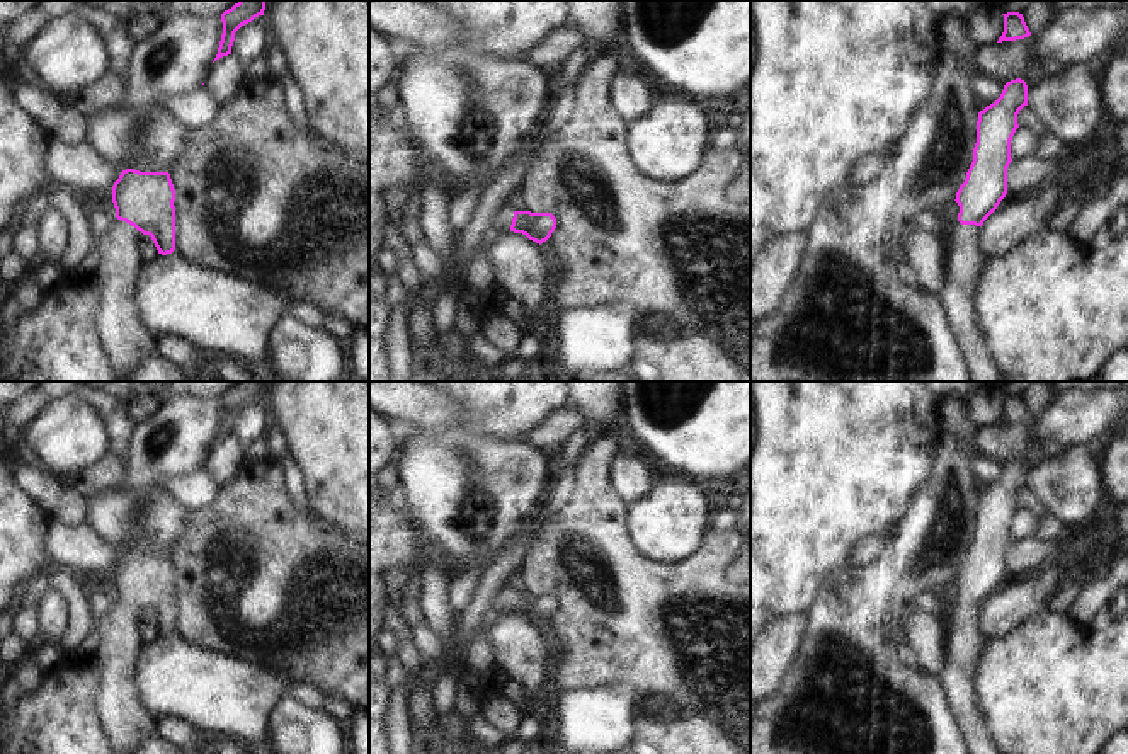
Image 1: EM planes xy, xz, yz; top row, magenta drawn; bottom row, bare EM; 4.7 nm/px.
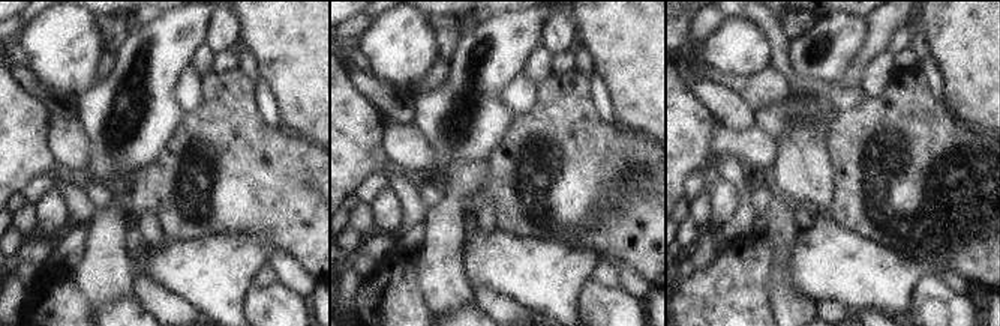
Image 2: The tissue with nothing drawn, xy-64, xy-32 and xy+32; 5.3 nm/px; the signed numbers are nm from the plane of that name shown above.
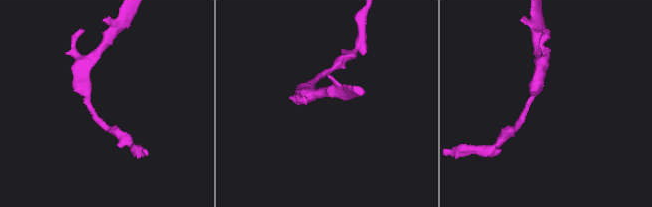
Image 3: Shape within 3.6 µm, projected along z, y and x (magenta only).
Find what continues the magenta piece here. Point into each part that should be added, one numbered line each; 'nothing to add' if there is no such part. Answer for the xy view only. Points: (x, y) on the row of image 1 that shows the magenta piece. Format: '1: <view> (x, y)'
1: xy (125, 341)

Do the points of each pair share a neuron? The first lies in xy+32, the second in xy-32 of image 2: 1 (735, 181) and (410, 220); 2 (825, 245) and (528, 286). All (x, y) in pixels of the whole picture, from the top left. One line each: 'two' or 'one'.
1: one
2: one

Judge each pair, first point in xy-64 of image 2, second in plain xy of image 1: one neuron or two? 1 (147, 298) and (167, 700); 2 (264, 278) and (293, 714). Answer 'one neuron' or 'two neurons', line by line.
1: two neurons
2: two neurons

